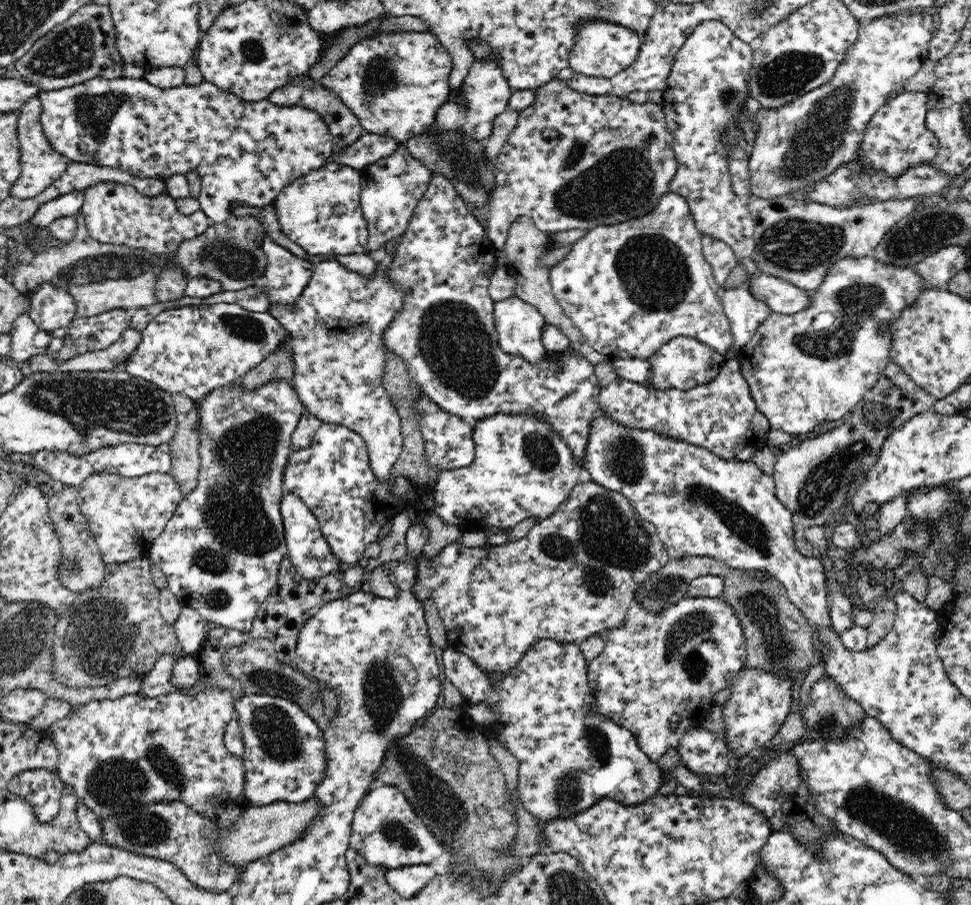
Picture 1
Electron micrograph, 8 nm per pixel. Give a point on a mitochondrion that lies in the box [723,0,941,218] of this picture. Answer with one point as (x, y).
(815, 143)

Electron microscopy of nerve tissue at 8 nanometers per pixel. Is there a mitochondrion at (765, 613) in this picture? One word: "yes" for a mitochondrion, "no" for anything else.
yes

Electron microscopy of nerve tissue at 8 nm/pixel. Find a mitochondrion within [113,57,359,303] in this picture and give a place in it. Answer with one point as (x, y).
(235, 260)

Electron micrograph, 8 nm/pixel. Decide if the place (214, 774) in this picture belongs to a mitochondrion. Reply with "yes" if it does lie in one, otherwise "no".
no

